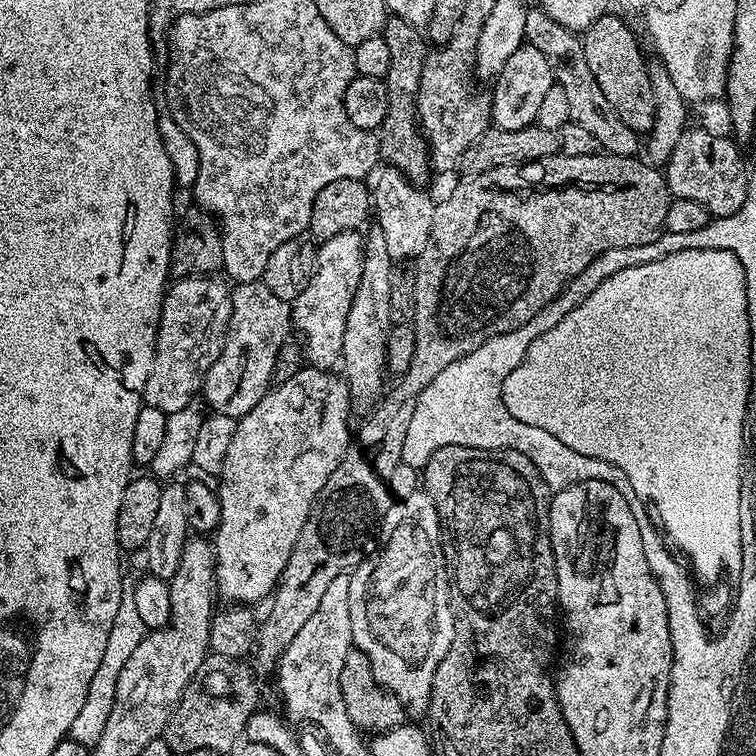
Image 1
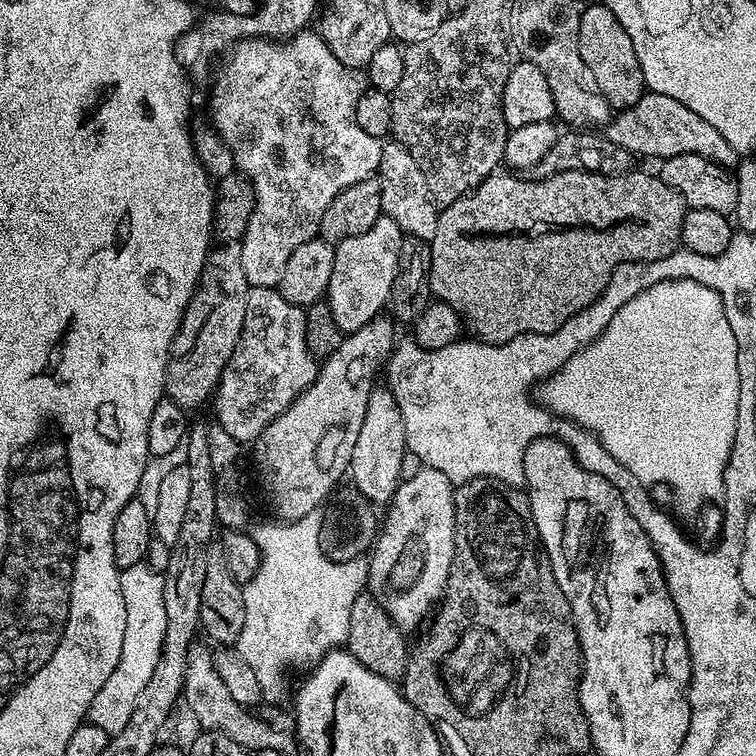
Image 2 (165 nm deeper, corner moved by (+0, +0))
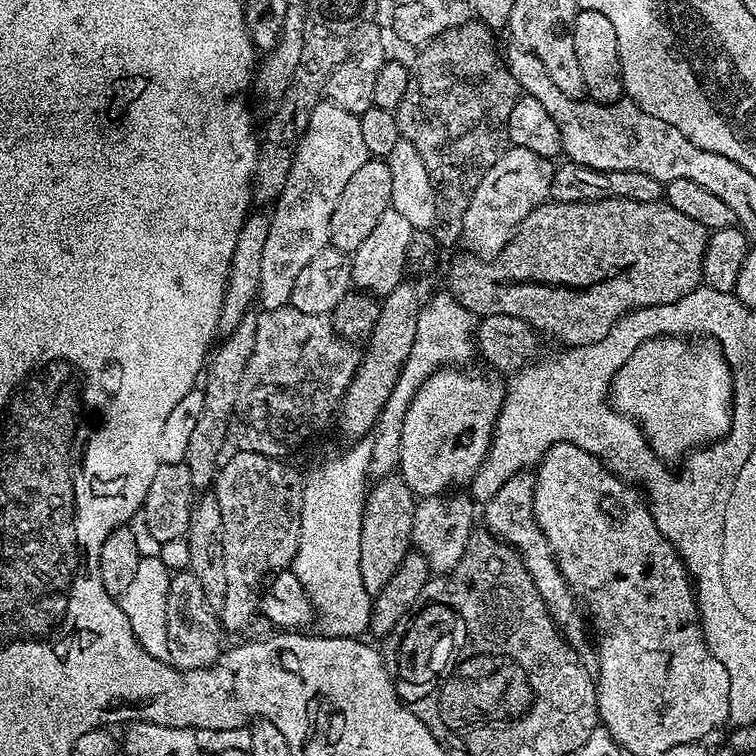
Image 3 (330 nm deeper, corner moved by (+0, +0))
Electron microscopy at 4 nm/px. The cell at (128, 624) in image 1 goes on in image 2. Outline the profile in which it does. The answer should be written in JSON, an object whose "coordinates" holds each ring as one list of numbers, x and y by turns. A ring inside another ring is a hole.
{"coordinates":[[151,563,135,564,123,569,120,574,122,598,126,601,126,638,122,638,122,654,114,674,106,678,102,690,94,694,94,702,88,707,87,723,102,726,109,738,116,736,130,722,138,694,150,682,154,666,162,654,162,642,166,638,166,602,164,601,164,573,154,569]]}

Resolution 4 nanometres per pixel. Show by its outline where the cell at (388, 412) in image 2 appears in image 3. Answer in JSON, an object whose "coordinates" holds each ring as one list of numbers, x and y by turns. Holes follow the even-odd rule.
{"coordinates":[[399,474,384,476,367,489,361,522,361,572,363,585,372,598,383,590,390,578,394,578,398,566,413,547,412,527,416,505,412,489]]}

